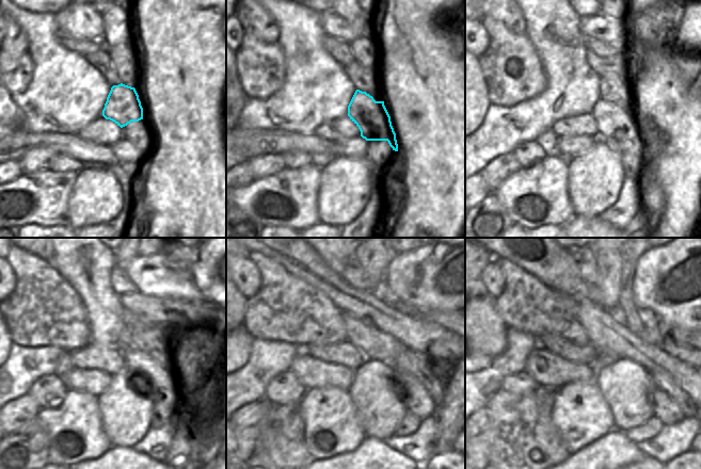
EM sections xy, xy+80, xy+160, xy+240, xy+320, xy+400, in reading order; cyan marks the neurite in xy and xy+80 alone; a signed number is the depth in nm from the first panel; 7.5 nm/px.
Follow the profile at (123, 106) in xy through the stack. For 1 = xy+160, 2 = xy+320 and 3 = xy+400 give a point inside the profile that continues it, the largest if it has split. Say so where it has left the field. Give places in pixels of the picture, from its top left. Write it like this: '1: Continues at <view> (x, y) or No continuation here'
1: Continues at xy+160 (616, 128)
2: Continues at xy+320 (419, 402)
3: Continues at xy+400 (664, 407)

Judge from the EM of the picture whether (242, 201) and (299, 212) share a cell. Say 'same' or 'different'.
same

